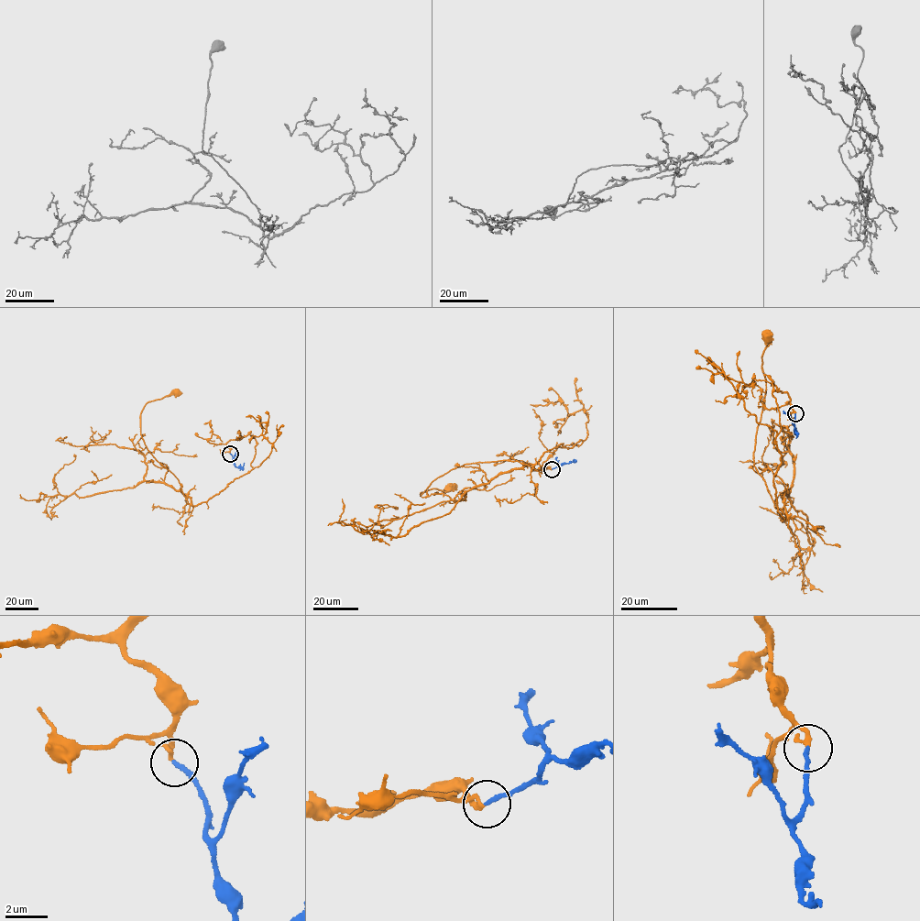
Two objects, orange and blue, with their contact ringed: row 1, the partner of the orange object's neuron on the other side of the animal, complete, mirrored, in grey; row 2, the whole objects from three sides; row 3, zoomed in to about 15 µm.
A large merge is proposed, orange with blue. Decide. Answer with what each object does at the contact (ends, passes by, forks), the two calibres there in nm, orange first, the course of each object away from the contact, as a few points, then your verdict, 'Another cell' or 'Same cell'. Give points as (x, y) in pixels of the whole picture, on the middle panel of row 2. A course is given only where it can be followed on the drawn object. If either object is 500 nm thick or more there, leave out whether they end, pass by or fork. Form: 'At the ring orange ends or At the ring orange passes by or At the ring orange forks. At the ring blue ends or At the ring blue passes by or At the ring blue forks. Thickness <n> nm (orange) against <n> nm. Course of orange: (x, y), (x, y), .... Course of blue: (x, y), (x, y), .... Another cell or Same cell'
At the ring orange ends. At the ring blue ends. Thickness 240 nm (orange) against 200 nm. Course of orange: (552, 469), (541, 469), (557, 448), (582, 442), (561, 444), (531, 466), (465, 464), (420, 496), (450, 487). Course of blue: (552, 469), (573, 459). Same cell

